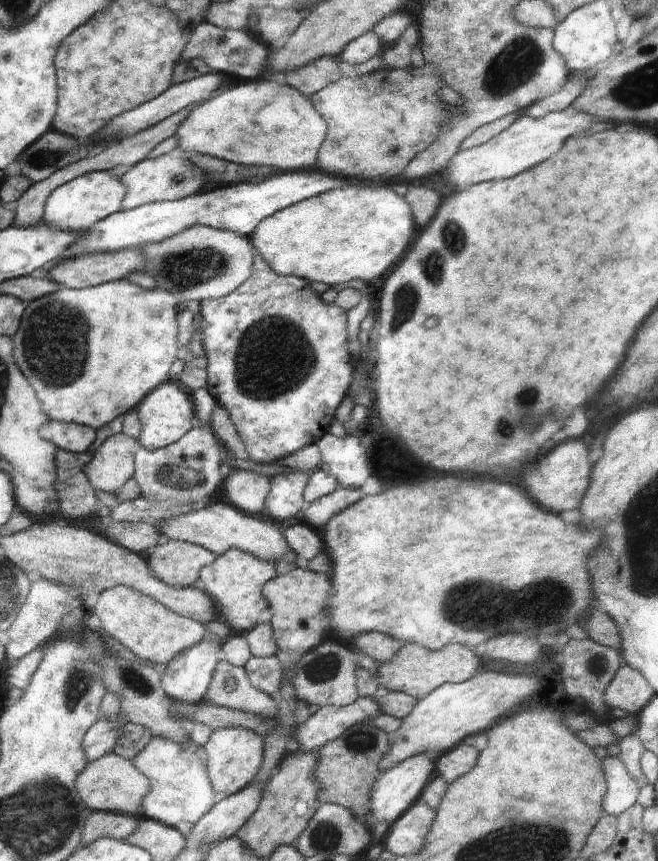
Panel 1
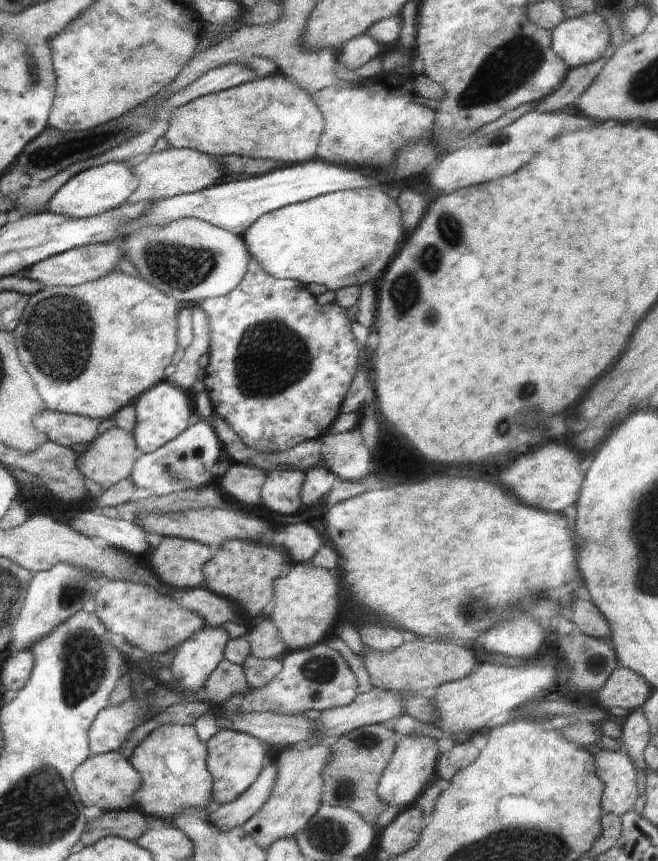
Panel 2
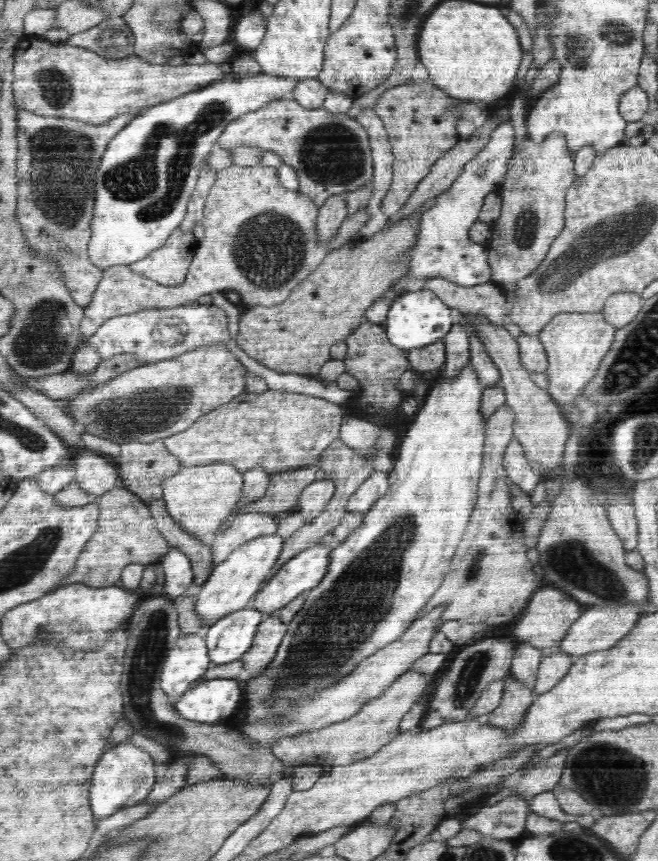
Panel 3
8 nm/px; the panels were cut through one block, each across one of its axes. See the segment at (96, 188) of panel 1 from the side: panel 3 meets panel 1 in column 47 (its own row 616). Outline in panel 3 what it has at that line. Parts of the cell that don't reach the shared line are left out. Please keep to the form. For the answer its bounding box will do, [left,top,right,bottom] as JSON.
[194,533,284,628]

